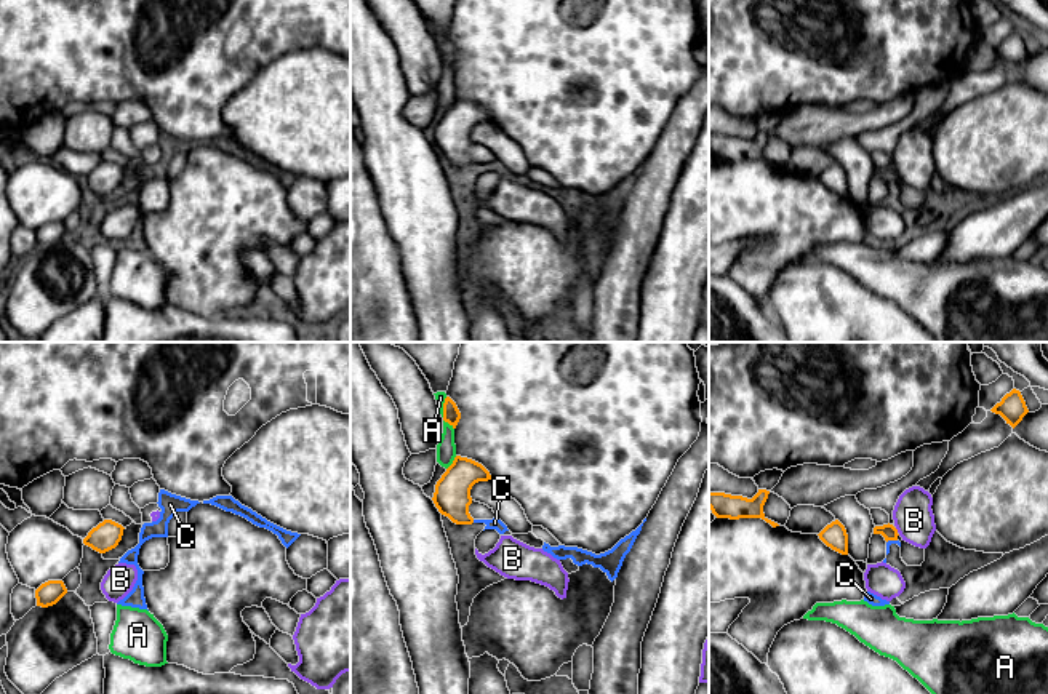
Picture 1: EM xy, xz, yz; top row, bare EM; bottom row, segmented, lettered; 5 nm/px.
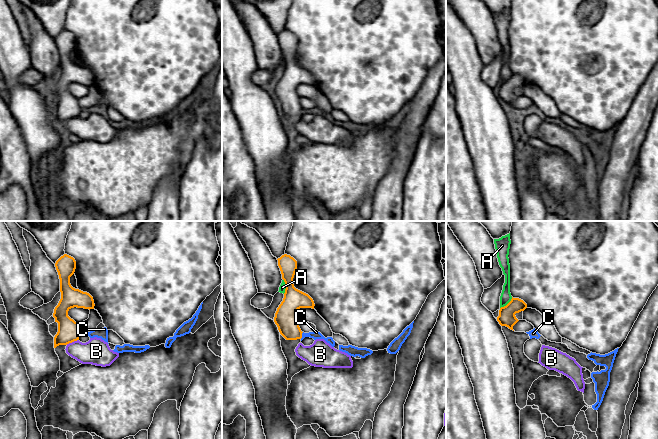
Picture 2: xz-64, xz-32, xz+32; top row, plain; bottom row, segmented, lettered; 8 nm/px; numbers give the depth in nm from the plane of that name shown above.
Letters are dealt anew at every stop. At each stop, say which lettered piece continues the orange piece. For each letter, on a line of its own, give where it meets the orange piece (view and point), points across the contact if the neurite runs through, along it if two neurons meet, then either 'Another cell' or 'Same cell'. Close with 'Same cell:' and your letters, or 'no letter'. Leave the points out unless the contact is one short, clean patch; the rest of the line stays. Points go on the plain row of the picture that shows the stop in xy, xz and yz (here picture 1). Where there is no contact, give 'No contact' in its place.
A: Touches orange at xz (444, 48). Another cell
B: Touches orange at yz (896, 171). Another cell
C: Touches orange at yz (892, 181). Boundary: yz (896, 181), (887, 184). Another cell
Same cell: no letter

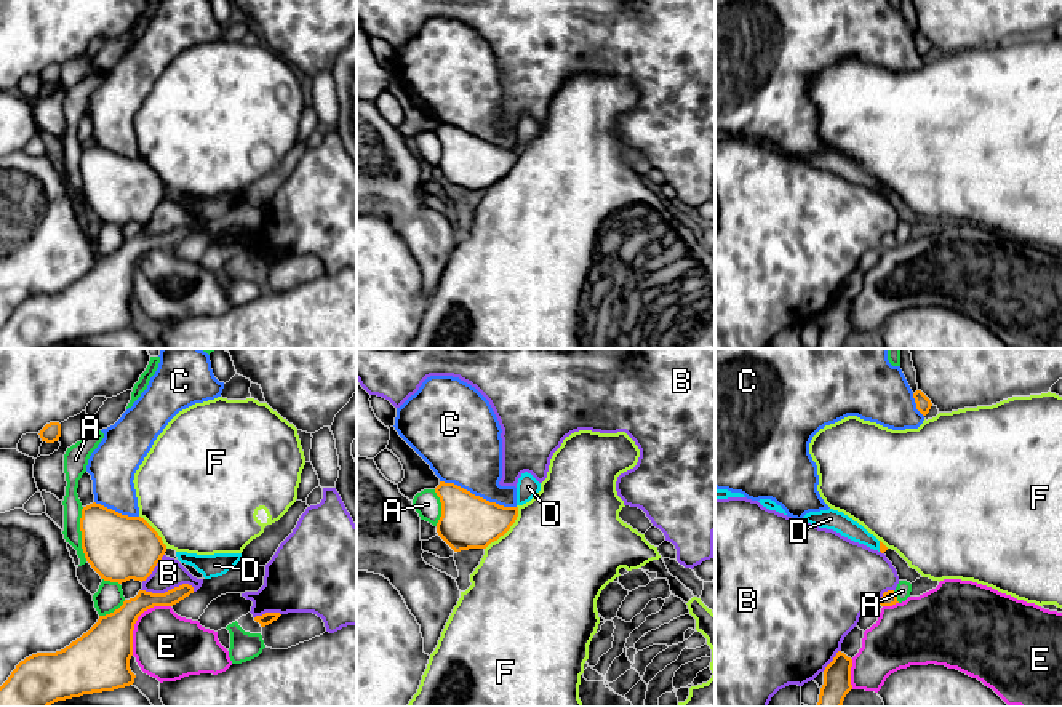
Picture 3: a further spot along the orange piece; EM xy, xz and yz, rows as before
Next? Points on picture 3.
A: Touches orange at xy (82, 176). Another cell
B: Touches orange at xy (168, 232). Another cell
C: Touches orange at xz (479, 138). Another cell
D: Touches orange at yz (880, 187). Boundary: yz (878, 183), (880, 192). Another cell
E: Touches orange at xy (136, 261). Another cell
F: Touches orange at xz (507, 171). Another cell
Same cell: no letter

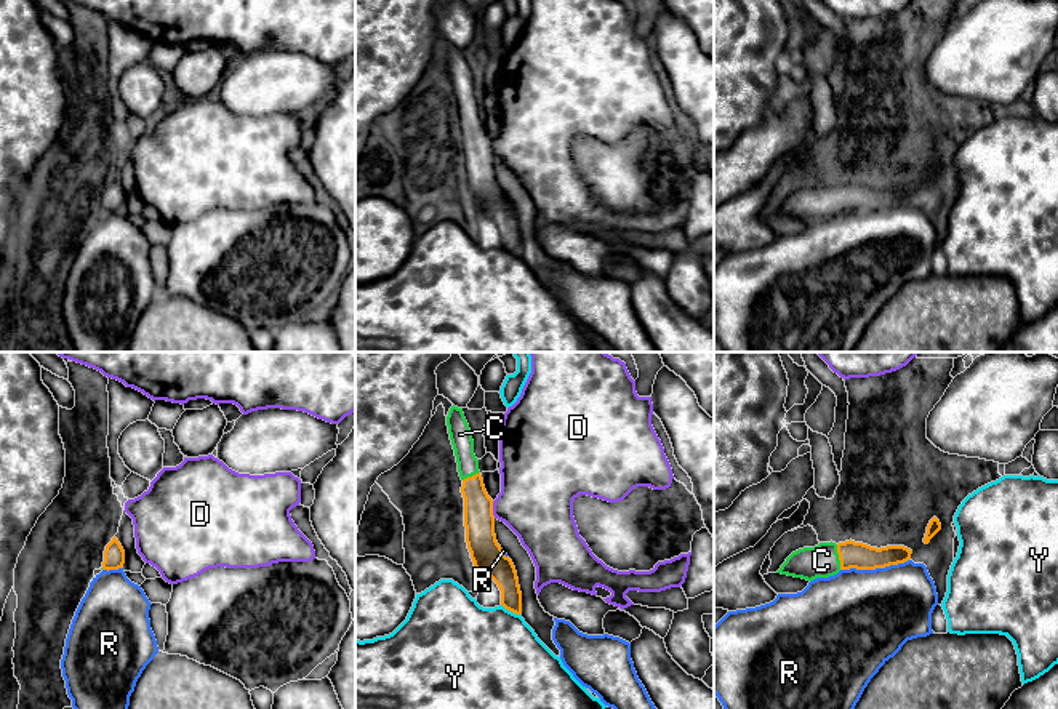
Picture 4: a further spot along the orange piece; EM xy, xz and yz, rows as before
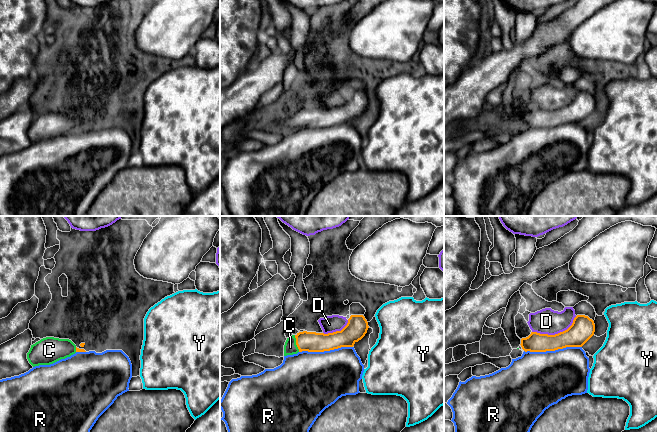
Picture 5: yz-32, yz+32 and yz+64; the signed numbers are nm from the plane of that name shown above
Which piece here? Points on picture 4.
C: Touches orange at yz (839, 199). Path across: yz (852, 196), (839, 199), (821, 202). Same cell
D: Touches orange at xz (492, 151). Another cell
R: Touches orange at yz (874, 210). Another cell
Y: Touches orange at xz (511, 252). Another cell
Same cell: C

